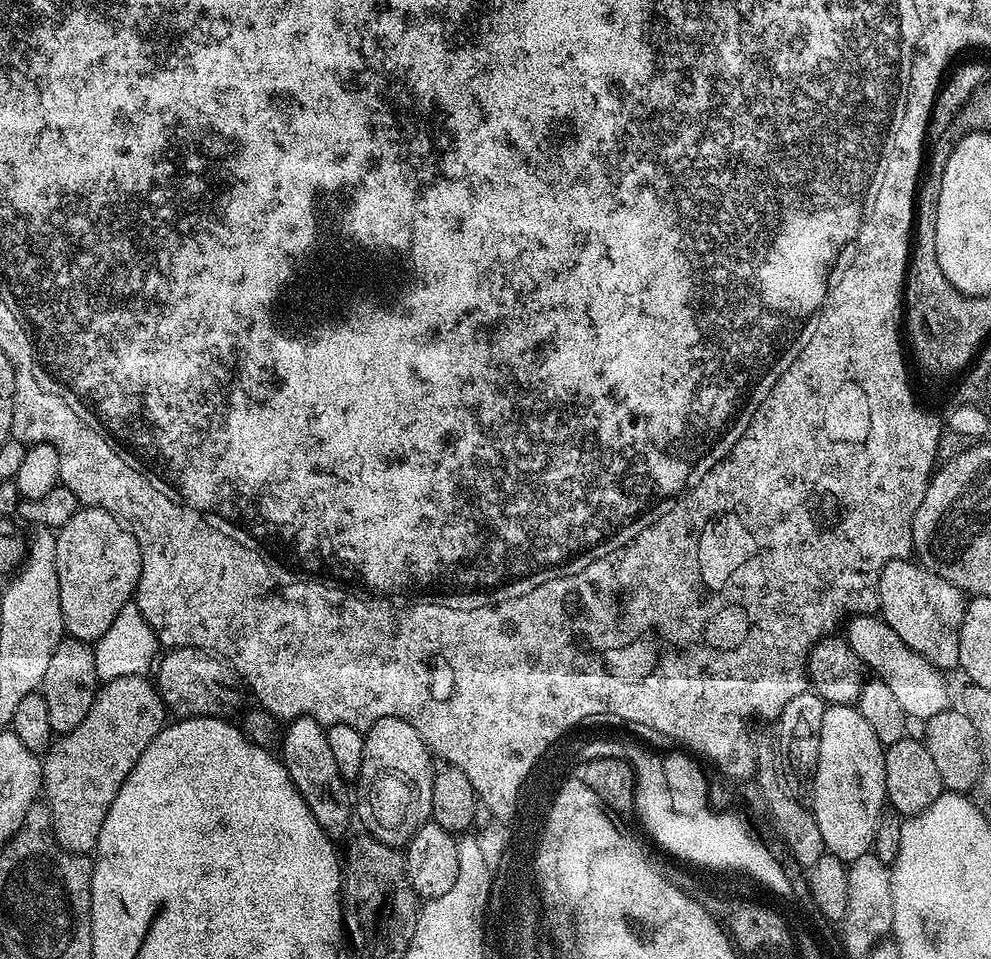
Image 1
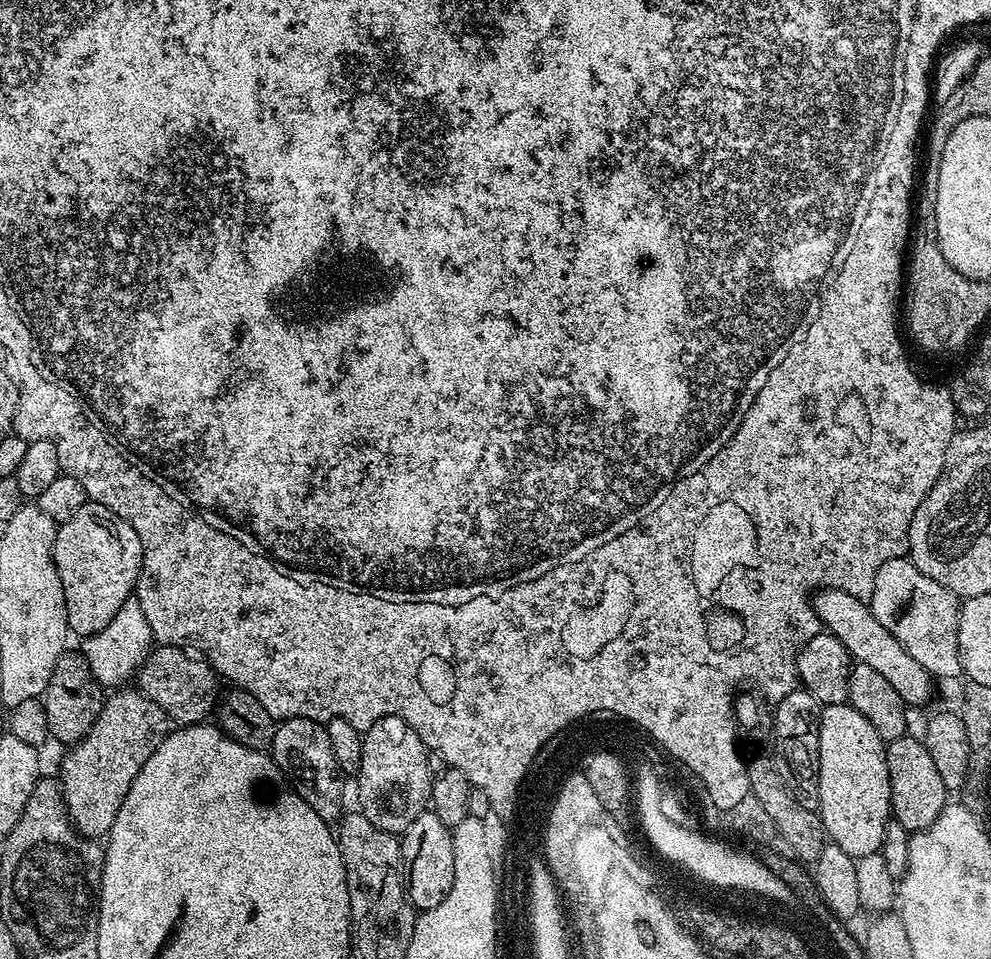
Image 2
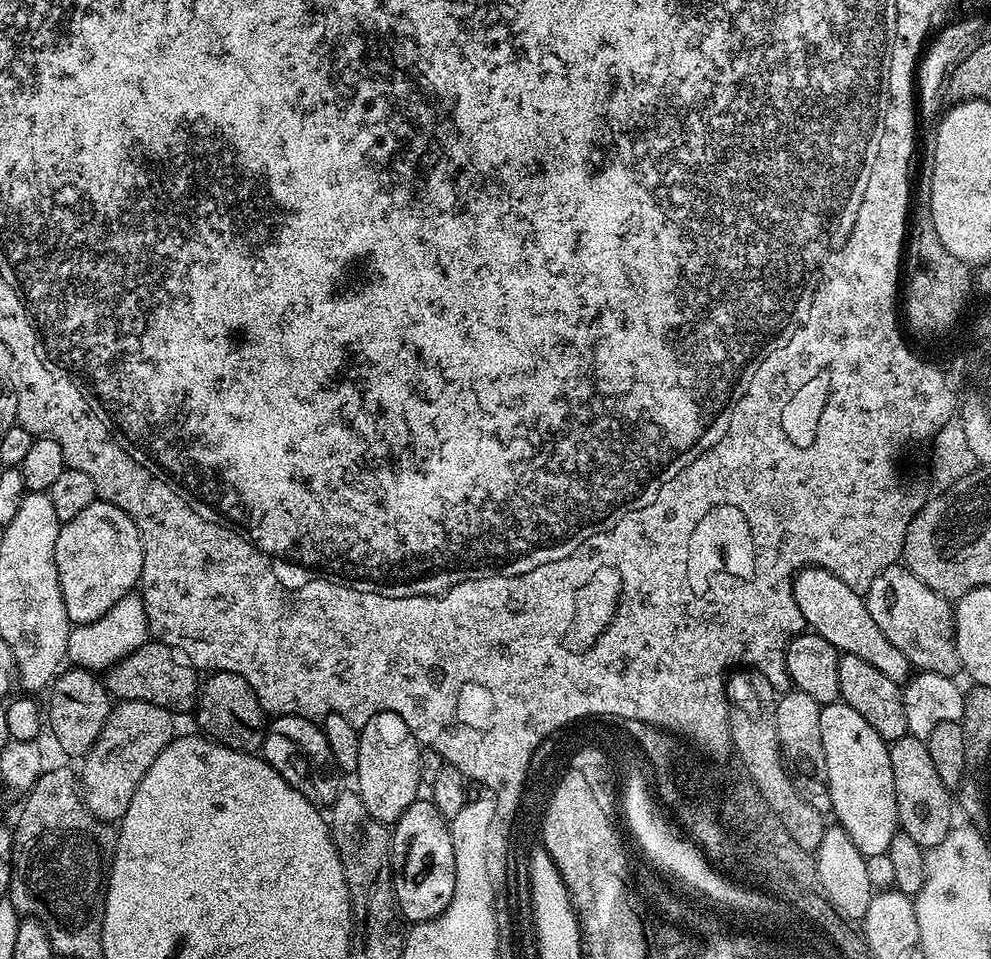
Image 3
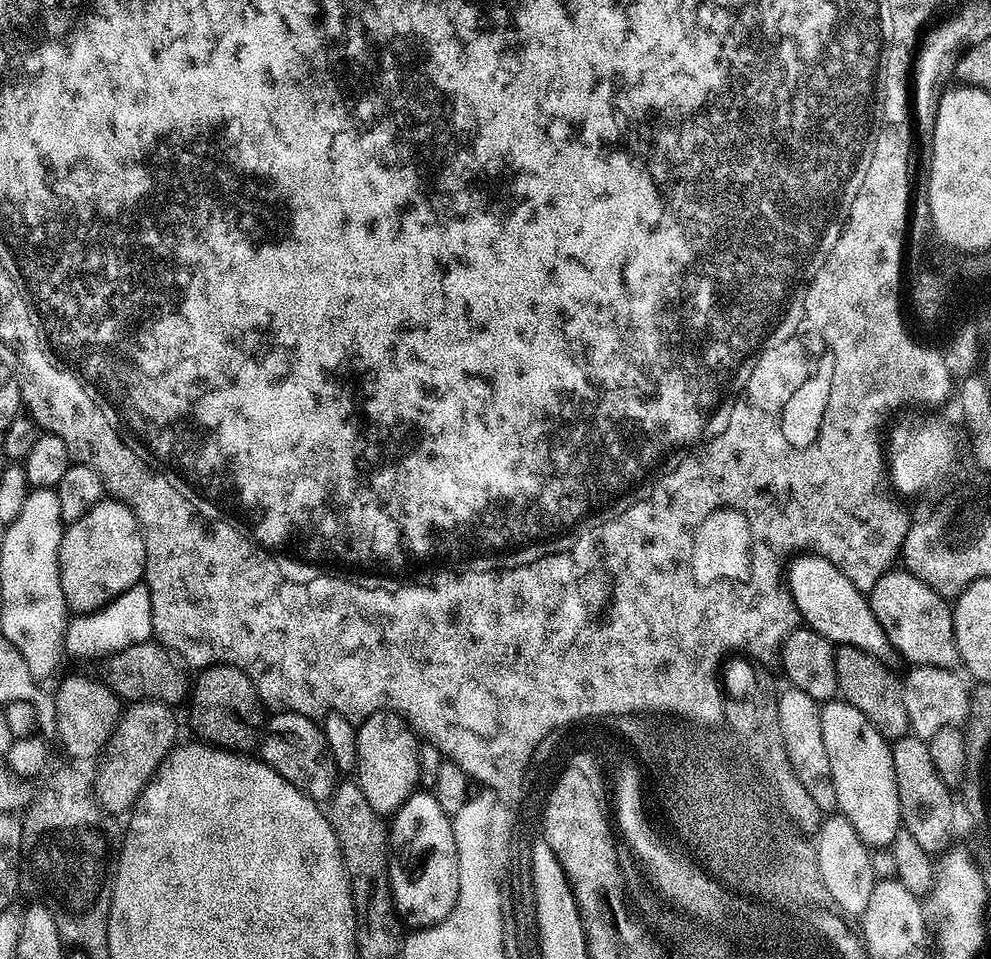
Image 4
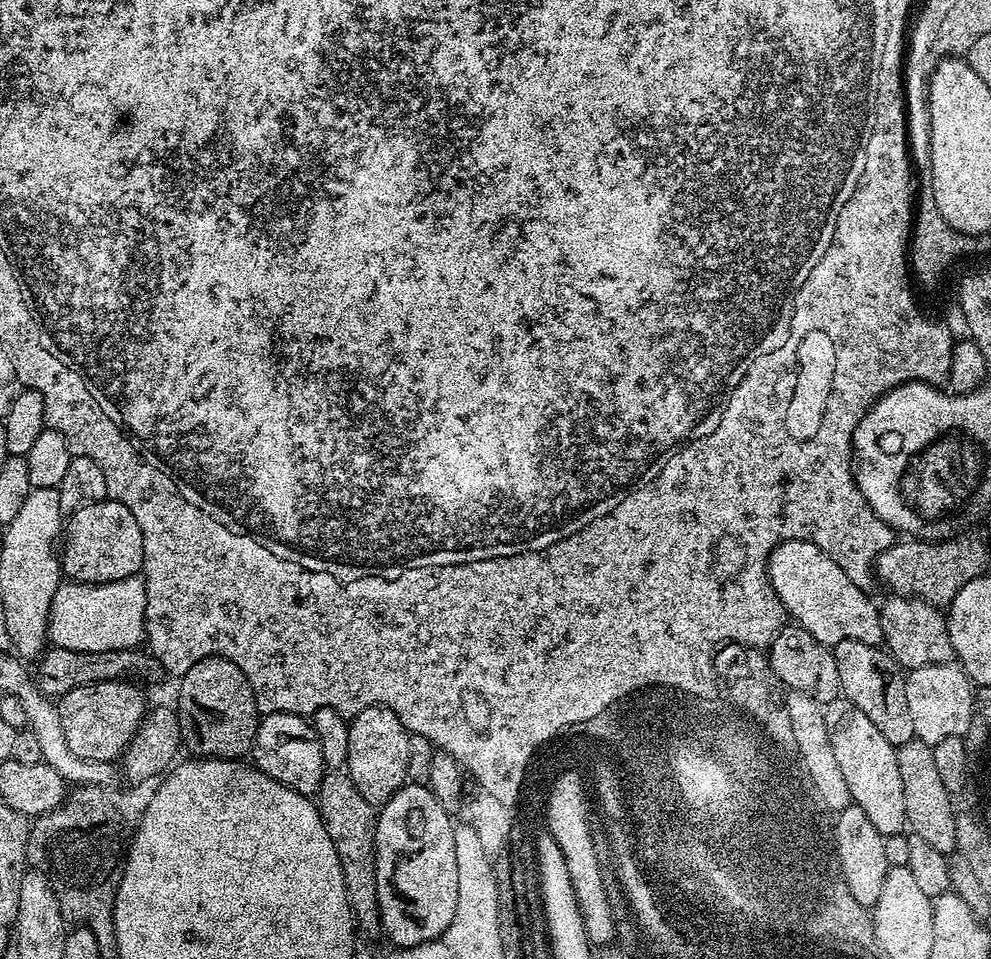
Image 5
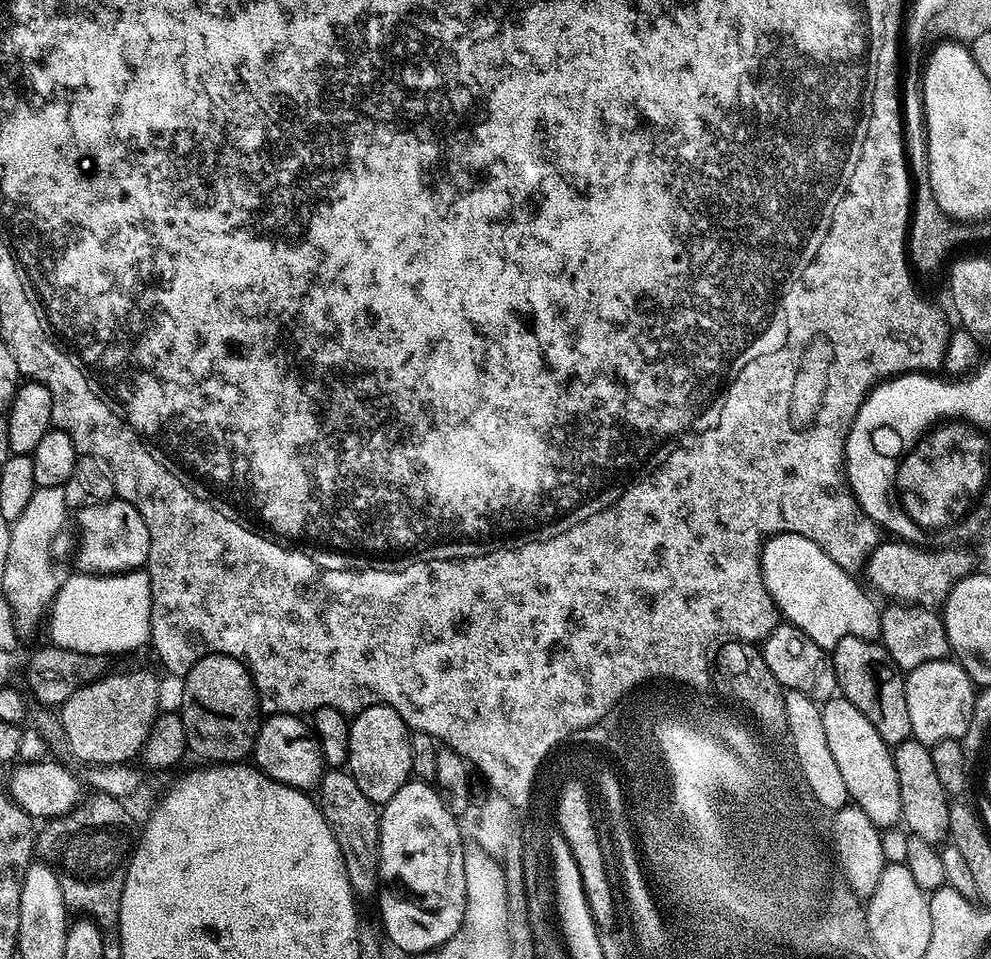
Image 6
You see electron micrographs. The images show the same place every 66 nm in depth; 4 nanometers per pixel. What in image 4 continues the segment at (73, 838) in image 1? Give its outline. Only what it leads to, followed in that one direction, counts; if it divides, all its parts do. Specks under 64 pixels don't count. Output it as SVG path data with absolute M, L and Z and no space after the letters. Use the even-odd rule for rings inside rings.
M138 700L129 703L120 713L120 720L108 744L99 757L100 769L94 775L94 787L101 804L113 814L127 813L139 800L160 763L177 747L176 716L171 707L158 700Z

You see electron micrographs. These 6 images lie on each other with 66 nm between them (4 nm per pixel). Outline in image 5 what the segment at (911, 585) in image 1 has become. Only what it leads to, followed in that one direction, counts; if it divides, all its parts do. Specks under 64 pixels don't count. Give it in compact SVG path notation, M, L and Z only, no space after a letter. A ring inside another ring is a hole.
M892 594L887 598L889 600L885 604L879 605L882 634L887 651L892 653L901 668L911 670L935 664L951 664L956 660L945 613L937 605L917 600L914 596Z

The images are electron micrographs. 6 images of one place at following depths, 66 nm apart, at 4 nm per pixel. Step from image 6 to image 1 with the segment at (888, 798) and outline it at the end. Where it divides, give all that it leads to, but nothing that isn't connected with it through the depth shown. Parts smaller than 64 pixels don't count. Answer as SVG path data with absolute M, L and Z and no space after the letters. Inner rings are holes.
M829 704L825 707L810 811L818 822L823 841L845 862L862 858L862 854L873 851L876 843L876 831L880 817L885 815L888 798L885 747L855 706Z

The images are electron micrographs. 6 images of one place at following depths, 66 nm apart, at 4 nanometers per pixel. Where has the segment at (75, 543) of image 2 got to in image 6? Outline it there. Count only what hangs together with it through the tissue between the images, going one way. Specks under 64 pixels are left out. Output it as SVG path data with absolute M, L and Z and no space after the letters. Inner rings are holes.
M113 498L103 504L86 506L75 513L80 523L80 549L76 552L76 564L81 573L93 576L111 576L117 572L140 570L147 565L150 554L150 530L142 522L142 514L130 502Z

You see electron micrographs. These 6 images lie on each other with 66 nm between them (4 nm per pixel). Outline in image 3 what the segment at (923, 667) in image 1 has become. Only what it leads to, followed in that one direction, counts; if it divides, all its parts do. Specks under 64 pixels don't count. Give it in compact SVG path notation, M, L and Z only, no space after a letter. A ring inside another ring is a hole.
M802 568L793 579L792 593L798 602L798 610L802 610L805 625L826 638L826 642L833 644L837 652L849 652L858 658L866 658L870 666L878 666L878 670L882 670L882 674L886 674L886 678L895 684L903 685L913 675L914 669L908 663L906 654L902 654L902 650L898 650L898 646L894 646L890 638L878 630L878 622L870 618L864 596L850 590L842 578L830 574L824 568Z

